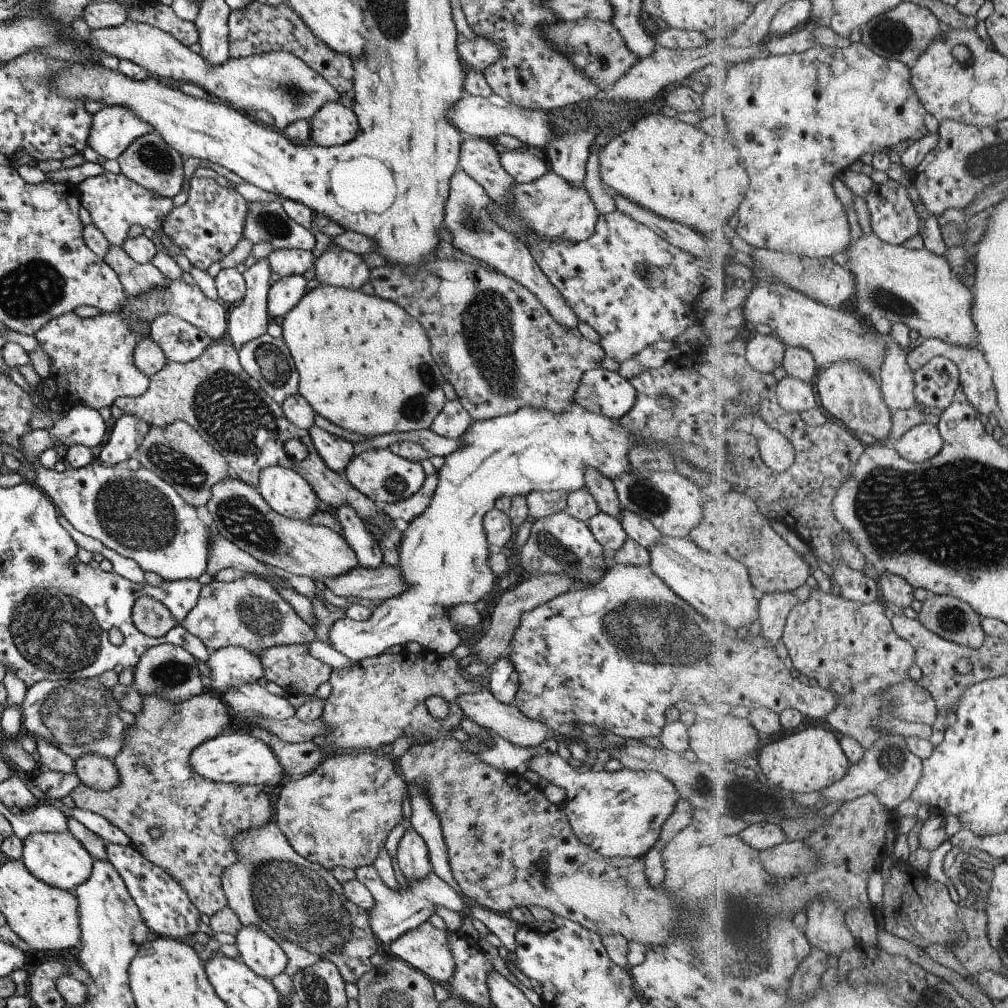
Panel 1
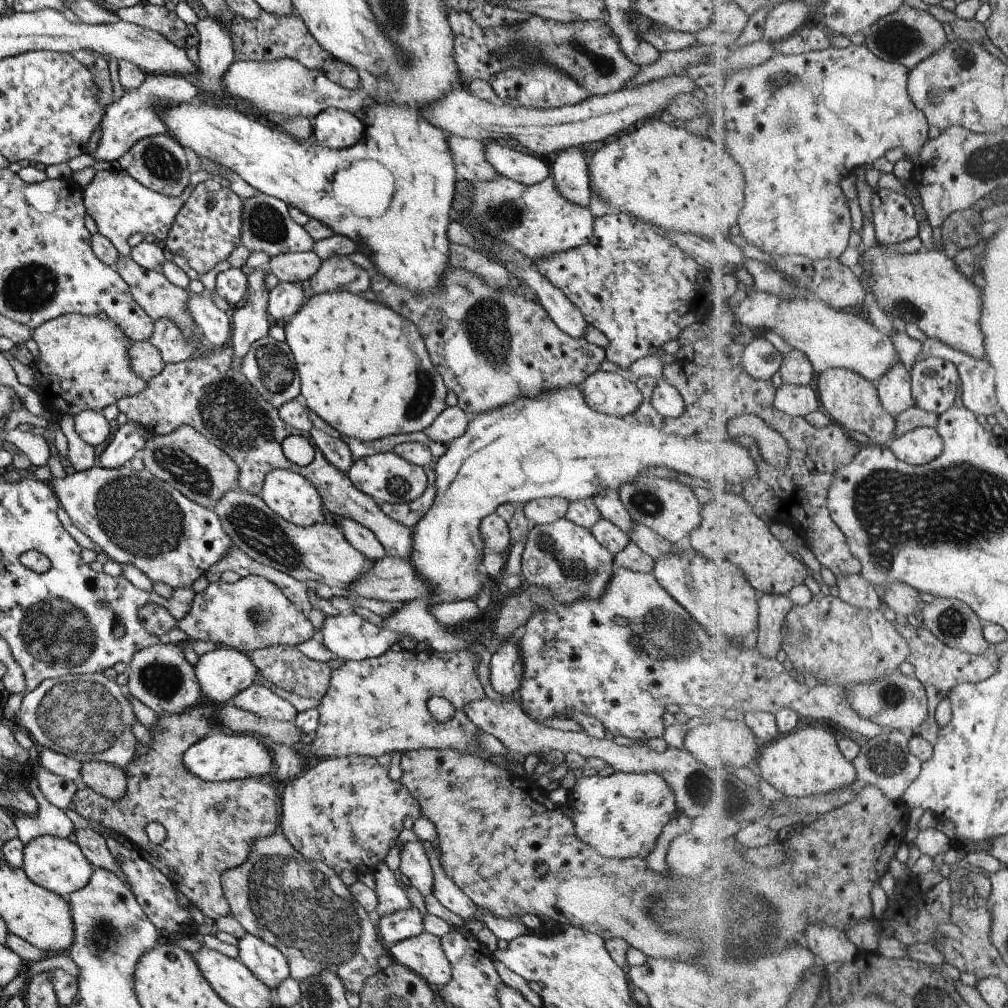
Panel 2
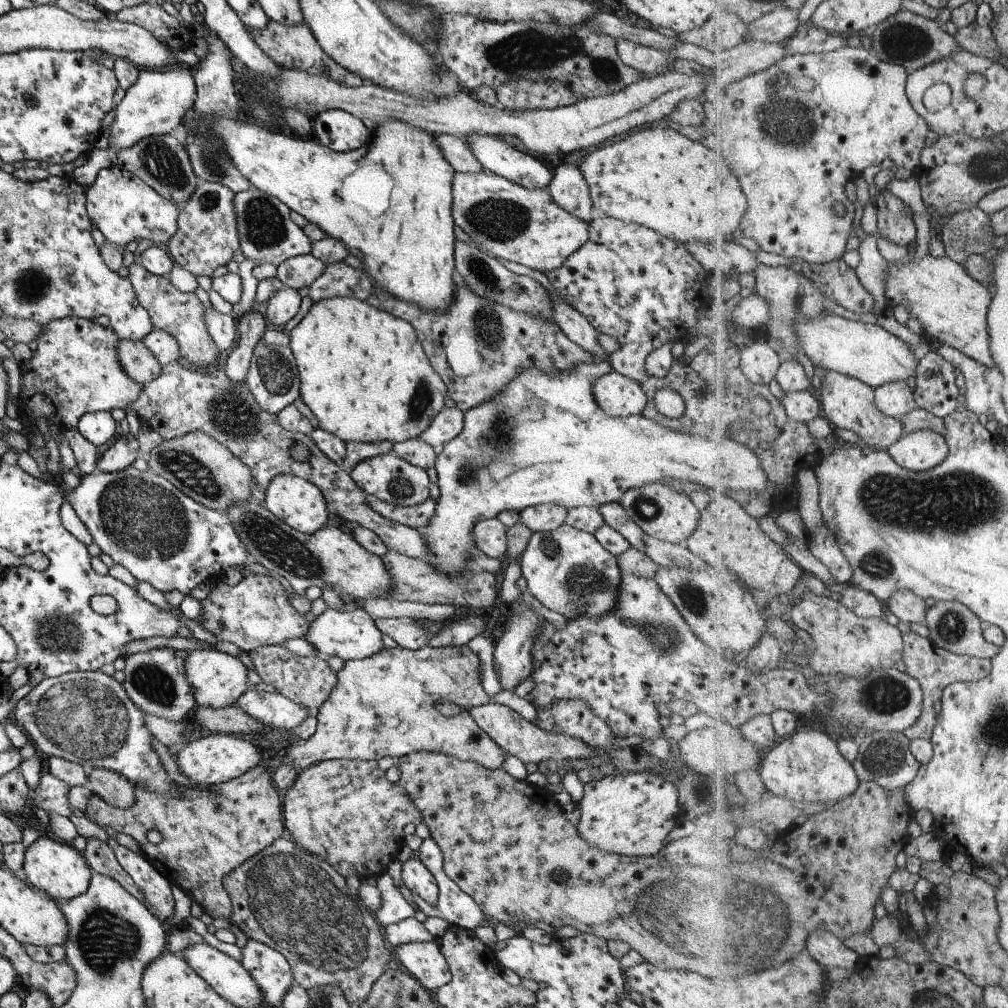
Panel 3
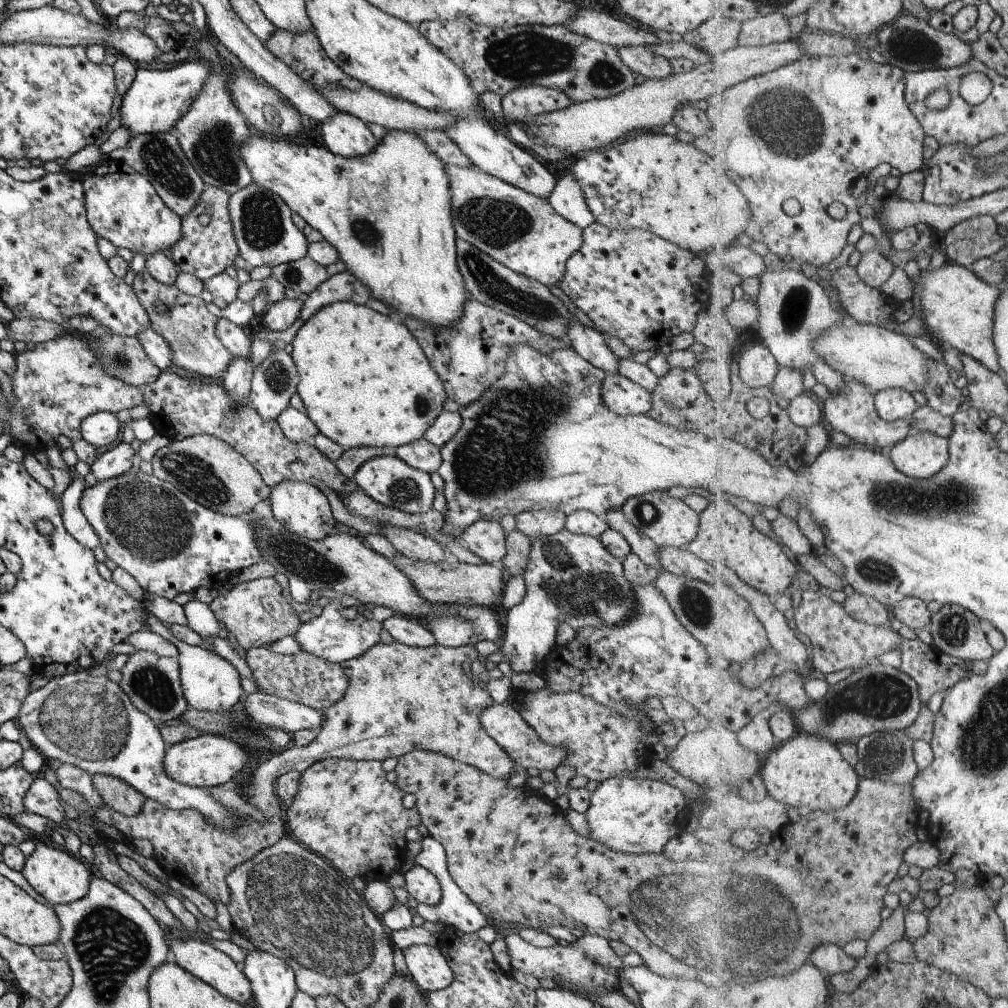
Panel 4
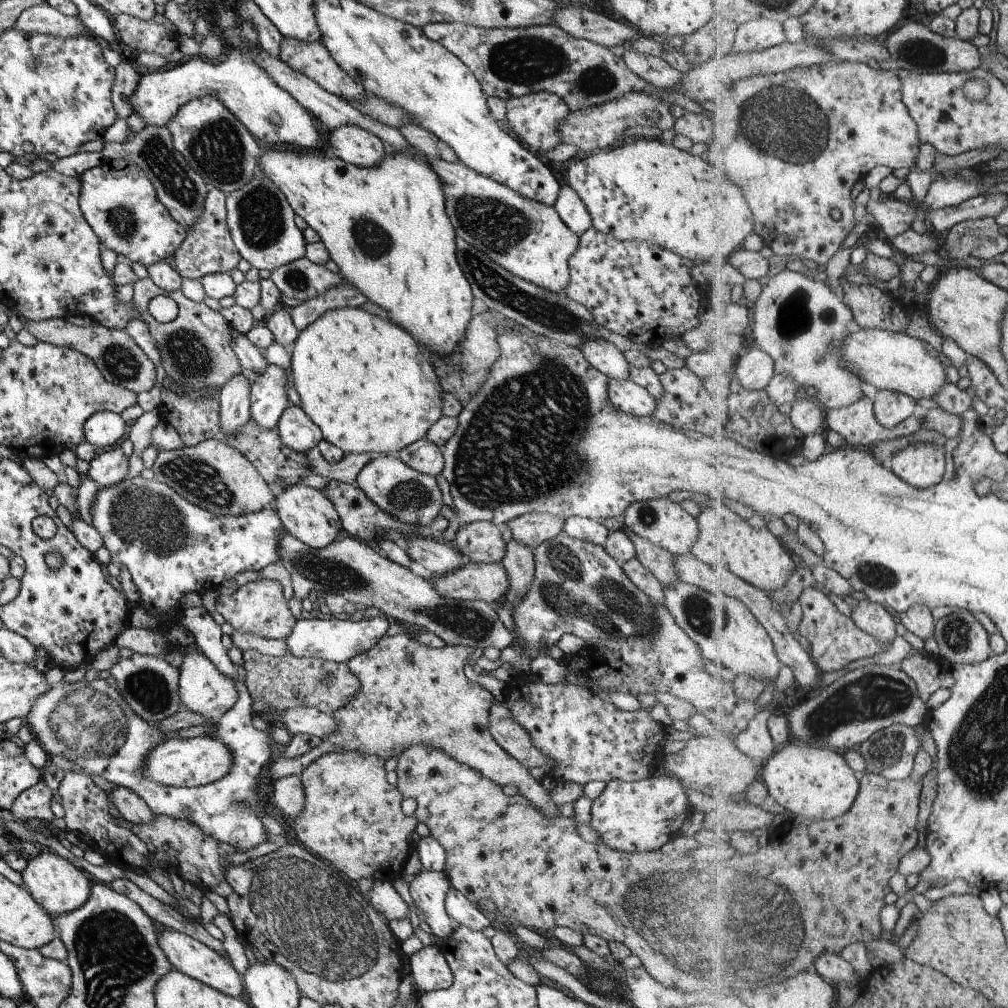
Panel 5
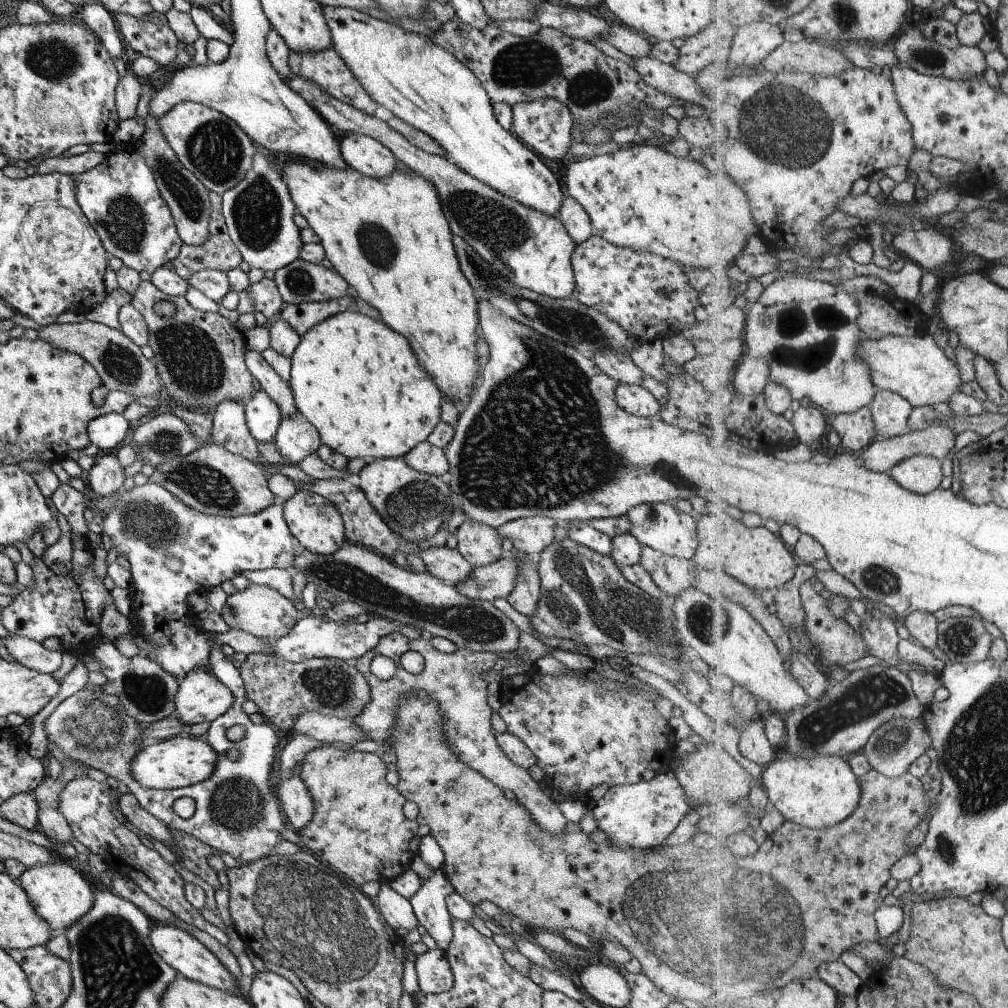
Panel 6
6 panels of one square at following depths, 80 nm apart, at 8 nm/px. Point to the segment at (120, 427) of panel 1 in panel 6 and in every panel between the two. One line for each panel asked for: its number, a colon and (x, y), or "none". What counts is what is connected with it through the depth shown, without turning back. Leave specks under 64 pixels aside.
2: (128, 438)
3: (122, 453)
4: (111, 463)
5: (110, 467)
6: (105, 477)

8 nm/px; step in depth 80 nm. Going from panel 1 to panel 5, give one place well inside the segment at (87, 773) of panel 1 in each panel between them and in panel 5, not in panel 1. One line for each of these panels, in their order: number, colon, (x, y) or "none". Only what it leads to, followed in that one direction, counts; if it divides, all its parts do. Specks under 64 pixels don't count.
2: (108, 781)
3: (114, 790)
4: (117, 794)
5: (131, 808)

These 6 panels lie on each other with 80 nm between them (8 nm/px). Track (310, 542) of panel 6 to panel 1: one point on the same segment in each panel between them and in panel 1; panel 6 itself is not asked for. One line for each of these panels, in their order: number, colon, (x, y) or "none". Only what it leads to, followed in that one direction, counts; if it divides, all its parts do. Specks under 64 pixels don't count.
1: (284, 490)
2: (291, 497)
3: (300, 505)
4: (300, 507)
5: (306, 514)

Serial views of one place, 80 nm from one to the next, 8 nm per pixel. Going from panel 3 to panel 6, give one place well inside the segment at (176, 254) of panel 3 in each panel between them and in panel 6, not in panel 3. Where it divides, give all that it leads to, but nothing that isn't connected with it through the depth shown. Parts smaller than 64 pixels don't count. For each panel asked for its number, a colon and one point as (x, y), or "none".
4: (206, 245)
5: (207, 248)
6: (218, 253)

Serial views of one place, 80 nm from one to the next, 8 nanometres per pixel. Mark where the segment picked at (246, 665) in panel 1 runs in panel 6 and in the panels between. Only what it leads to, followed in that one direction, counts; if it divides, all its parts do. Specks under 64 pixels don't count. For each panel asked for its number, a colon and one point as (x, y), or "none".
2: (220, 674)
3: (216, 680)
4: (209, 683)
5: (201, 689)
6: (199, 698)

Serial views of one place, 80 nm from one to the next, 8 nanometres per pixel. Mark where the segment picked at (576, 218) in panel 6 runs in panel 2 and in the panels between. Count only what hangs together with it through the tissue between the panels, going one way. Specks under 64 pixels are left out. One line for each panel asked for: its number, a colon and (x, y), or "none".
2: (569, 170)
3: (567, 189)
4: (566, 198)
5: (571, 211)

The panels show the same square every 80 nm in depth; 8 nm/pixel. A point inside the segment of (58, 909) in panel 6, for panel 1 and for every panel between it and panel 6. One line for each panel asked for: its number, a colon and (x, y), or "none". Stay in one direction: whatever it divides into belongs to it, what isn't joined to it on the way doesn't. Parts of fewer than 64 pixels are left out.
1: (57, 859)
2: (55, 864)
3: (58, 870)
4: (59, 877)
5: (56, 885)

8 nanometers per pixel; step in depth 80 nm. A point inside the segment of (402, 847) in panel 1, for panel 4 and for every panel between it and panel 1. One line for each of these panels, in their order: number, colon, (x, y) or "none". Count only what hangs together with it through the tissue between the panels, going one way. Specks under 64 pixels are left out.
2: (415, 864)
3: (417, 879)
4: (422, 885)

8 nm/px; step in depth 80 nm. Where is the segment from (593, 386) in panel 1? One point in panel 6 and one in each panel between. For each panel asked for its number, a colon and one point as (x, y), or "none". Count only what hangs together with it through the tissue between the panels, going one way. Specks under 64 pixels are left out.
2: (610, 393)
3: (617, 396)
4: (621, 396)
5: (625, 396)
6: (635, 400)

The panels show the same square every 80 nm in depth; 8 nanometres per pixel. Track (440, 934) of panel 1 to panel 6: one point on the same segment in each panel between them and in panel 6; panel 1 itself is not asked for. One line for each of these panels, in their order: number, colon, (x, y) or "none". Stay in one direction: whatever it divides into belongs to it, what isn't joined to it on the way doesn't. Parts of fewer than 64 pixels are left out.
2: (422, 954)
3: (422, 960)
4: (426, 967)
5: (428, 969)
6: (434, 976)

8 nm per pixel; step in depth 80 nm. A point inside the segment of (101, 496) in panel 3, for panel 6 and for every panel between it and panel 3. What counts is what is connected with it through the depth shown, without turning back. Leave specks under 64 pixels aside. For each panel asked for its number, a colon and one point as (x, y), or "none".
4: (168, 543)
5: (170, 547)
6: (172, 551)

